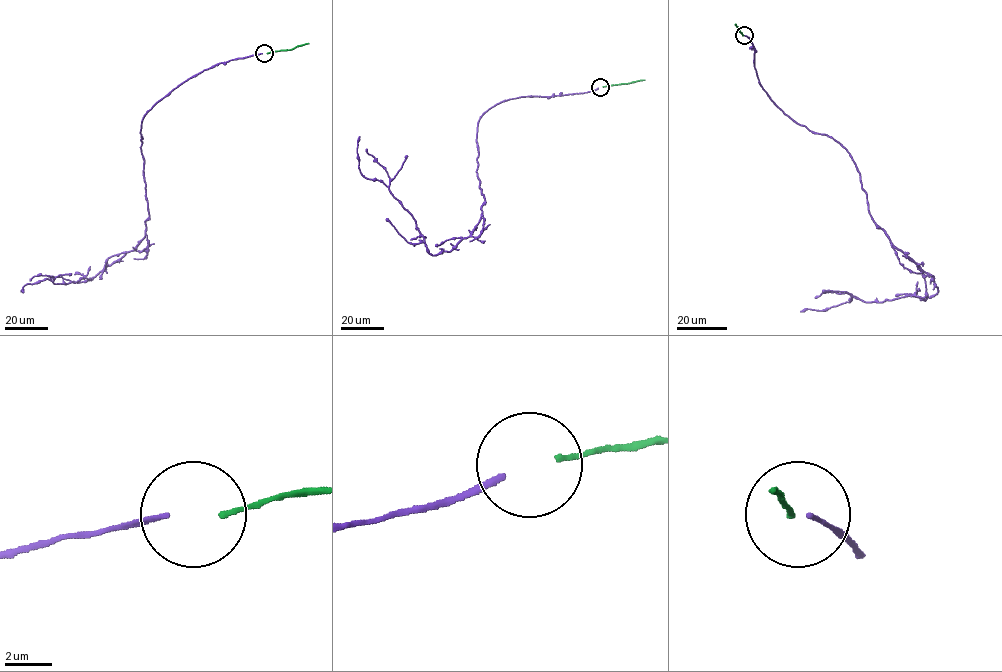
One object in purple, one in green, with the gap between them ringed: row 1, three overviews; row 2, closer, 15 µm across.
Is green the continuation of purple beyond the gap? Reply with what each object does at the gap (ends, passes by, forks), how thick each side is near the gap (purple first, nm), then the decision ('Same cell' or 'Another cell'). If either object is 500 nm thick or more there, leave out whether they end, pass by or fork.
At the ring purple ends. At the ring green ends. Thickness 240 nm (purple) against 240 nm. Same cell

